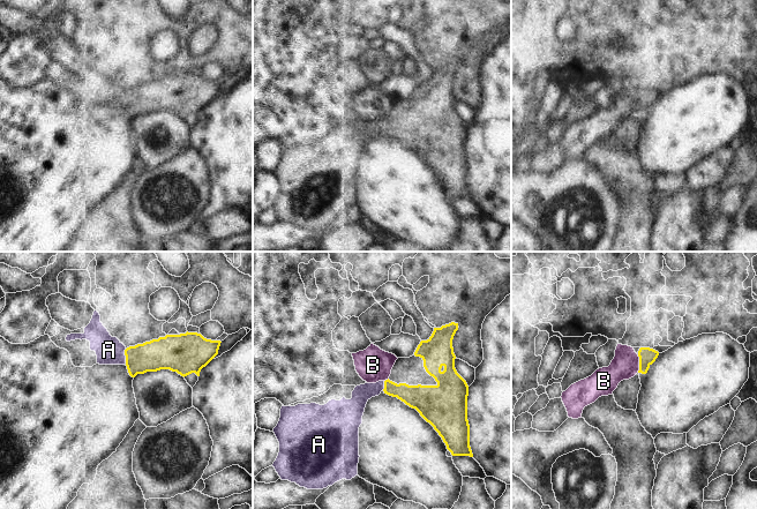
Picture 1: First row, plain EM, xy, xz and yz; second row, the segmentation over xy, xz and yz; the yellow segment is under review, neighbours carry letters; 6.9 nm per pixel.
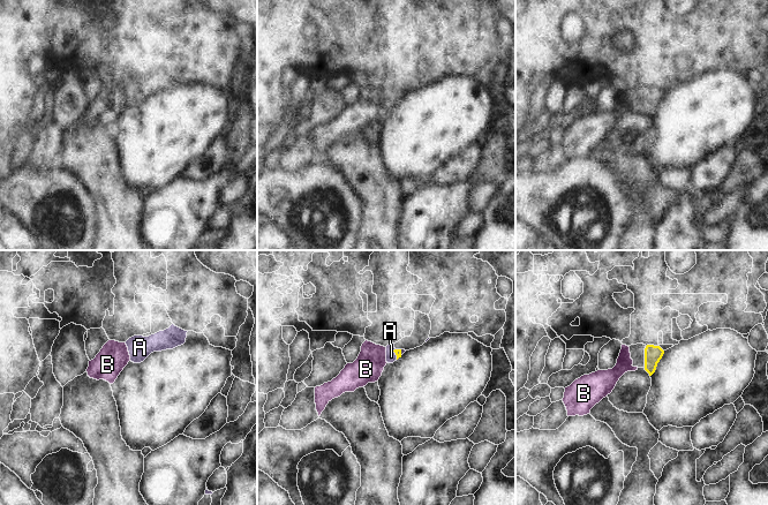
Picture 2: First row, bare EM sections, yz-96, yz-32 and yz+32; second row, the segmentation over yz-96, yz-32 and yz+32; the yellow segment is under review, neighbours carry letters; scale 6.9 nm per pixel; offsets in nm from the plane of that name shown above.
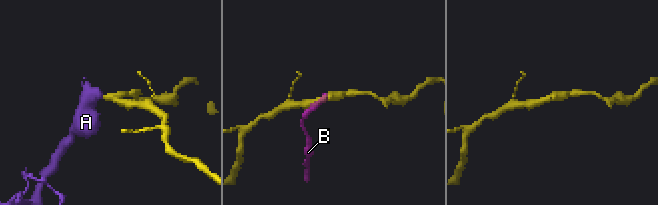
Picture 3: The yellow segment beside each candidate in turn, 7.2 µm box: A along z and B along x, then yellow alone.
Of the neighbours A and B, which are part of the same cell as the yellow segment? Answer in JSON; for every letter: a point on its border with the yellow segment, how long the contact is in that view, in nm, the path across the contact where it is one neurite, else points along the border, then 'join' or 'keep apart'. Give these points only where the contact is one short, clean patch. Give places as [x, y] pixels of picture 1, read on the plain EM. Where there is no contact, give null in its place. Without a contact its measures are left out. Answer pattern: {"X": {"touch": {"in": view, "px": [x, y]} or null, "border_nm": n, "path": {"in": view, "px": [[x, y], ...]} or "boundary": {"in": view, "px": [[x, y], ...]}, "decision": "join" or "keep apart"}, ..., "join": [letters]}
{"A": {"touch": {"in": "xy", "px": [125, 96]}, "border_nm": 100, "path": {"in": "xy", "px": [[156, 96], [125, 96], [118, 96], [109, 91]]}, "decision": "join"}, "B": {"touch": {"in": "yz", "px": [639, 105]}, "border_nm": 130, "boundary": {"in": "yz", "px": [[637, 96], [638, 113]]}, "decision": "keep apart"}, "join": ["A"]}

